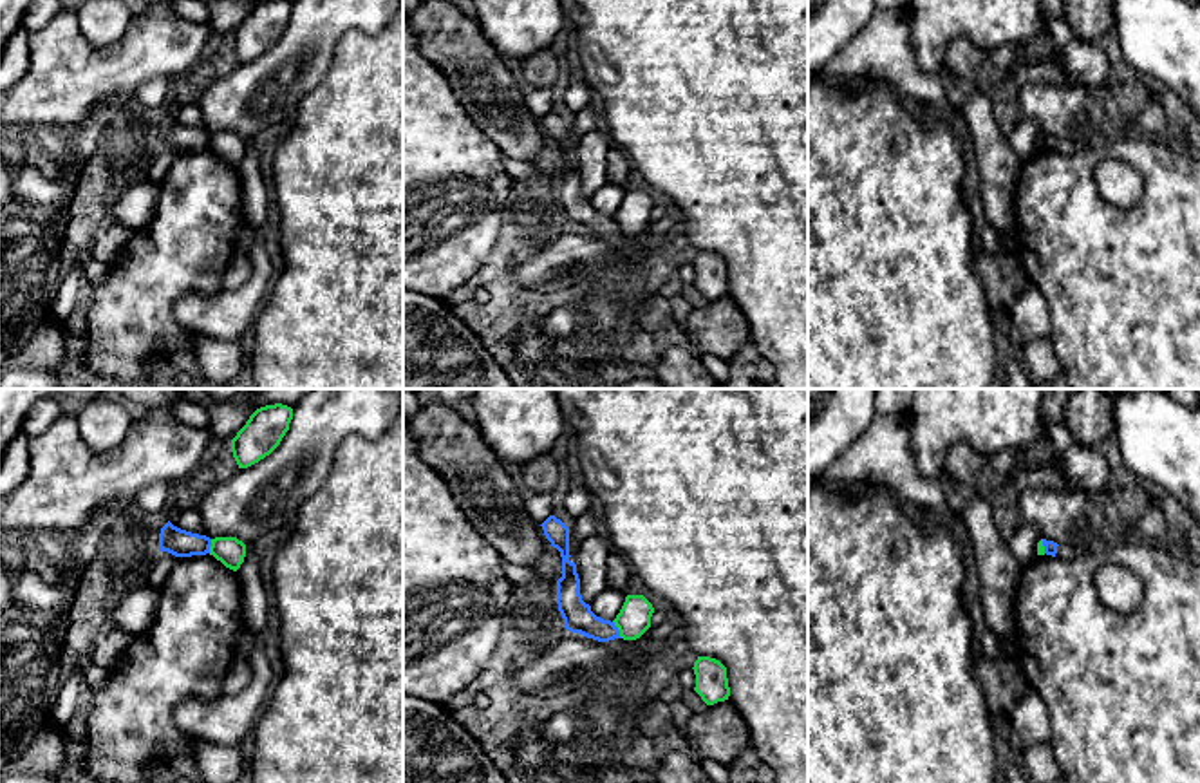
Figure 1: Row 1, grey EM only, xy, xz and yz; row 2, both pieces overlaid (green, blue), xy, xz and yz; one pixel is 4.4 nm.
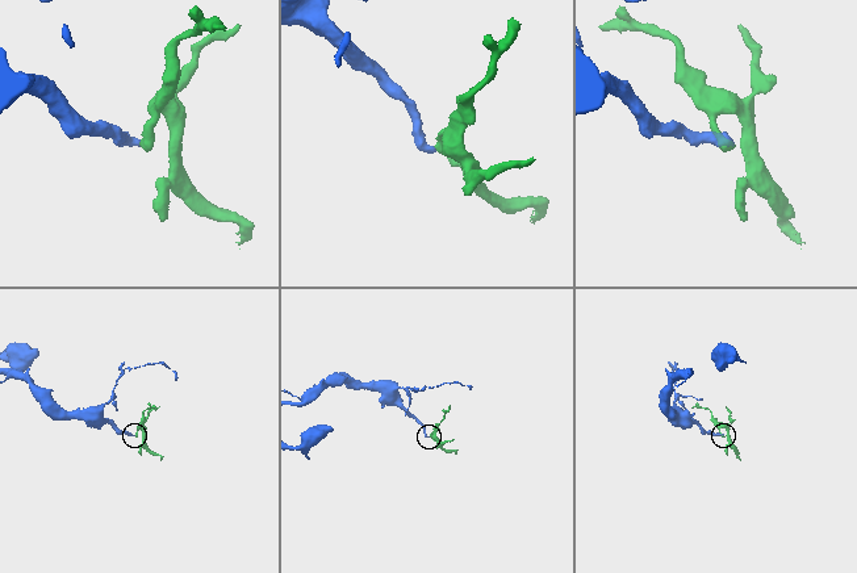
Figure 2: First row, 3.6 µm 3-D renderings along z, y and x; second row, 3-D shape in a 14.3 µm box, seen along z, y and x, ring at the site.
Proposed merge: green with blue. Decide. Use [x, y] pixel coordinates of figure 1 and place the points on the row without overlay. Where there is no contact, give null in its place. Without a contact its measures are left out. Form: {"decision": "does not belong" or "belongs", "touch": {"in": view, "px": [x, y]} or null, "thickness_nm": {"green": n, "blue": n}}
{"decision": "does not belong", "touch": {"in": "xz", "px": [618, 225]}, "thickness_nm": {"green": 150, "blue": 130}}

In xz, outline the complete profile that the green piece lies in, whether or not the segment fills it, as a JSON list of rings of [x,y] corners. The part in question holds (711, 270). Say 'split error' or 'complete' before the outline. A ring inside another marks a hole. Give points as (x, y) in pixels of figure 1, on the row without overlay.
complete | [[[698,251],[694,257],[696,282],[707,300],[725,297],[730,291],[727,262],[710,251]]]

